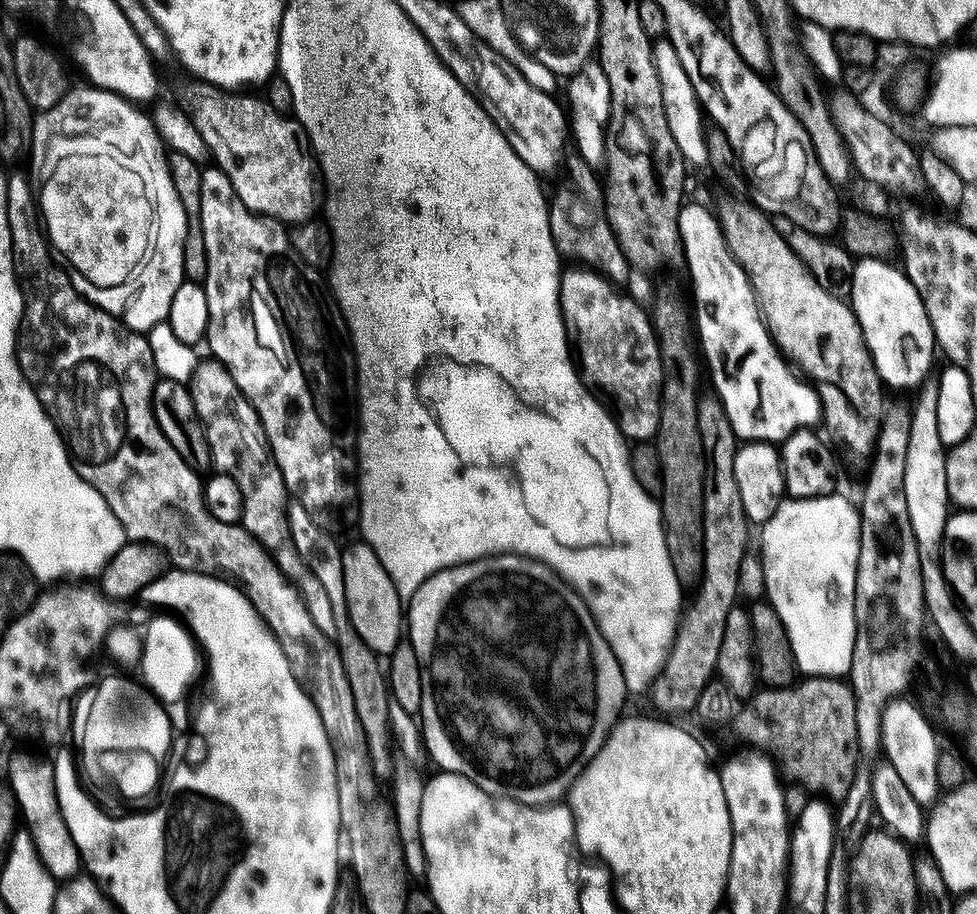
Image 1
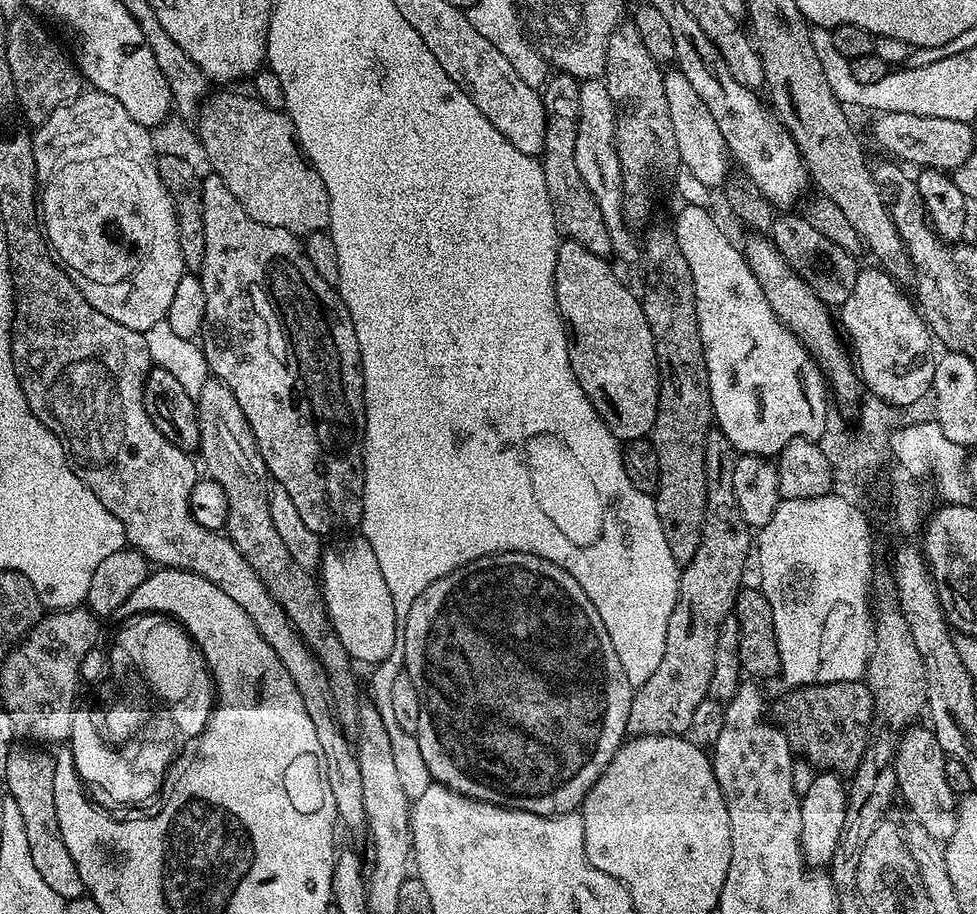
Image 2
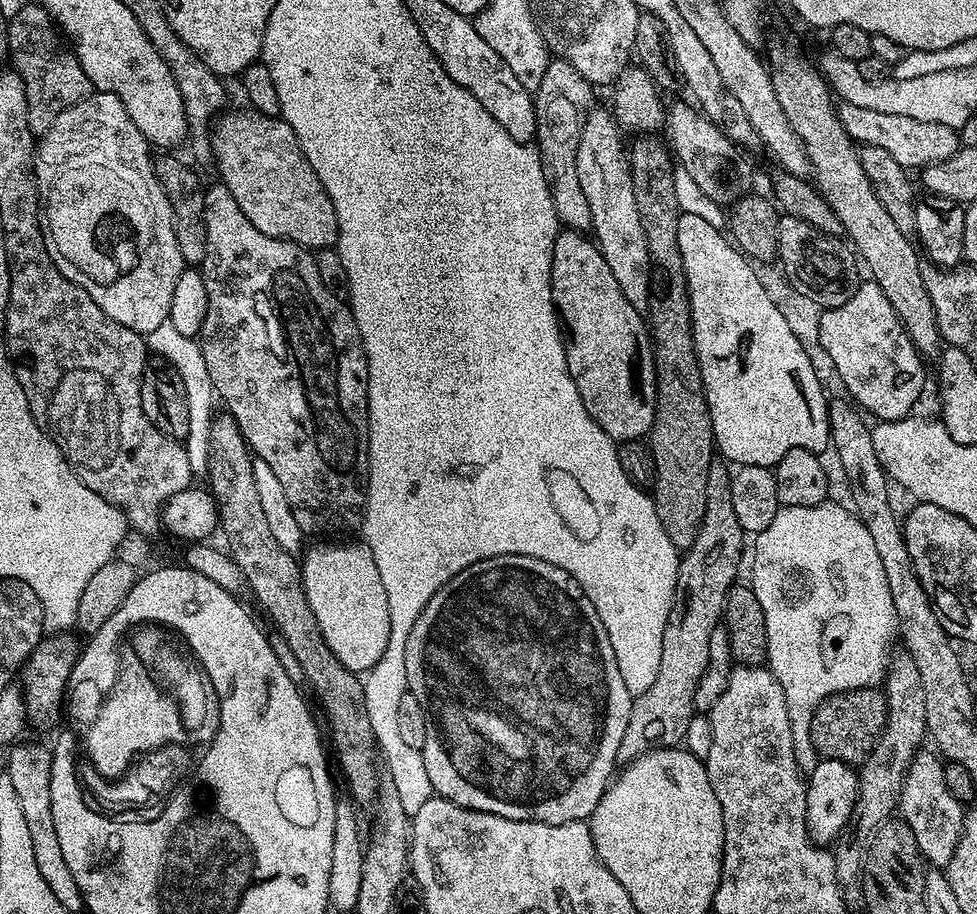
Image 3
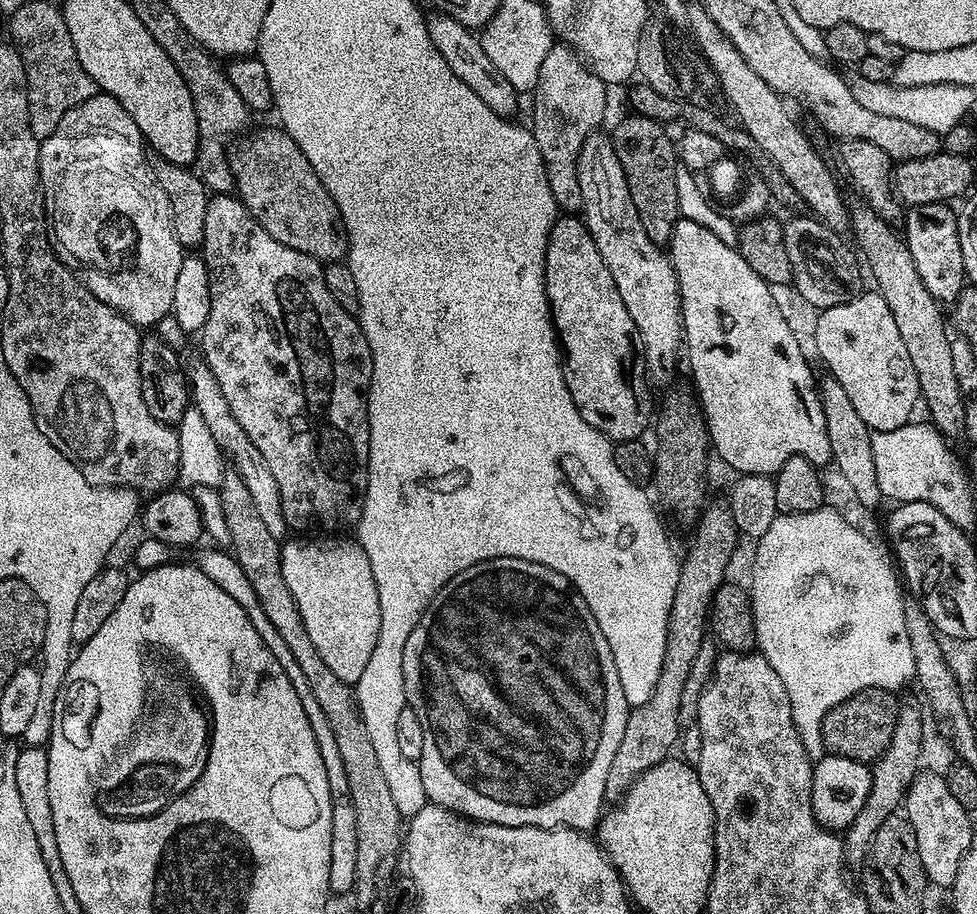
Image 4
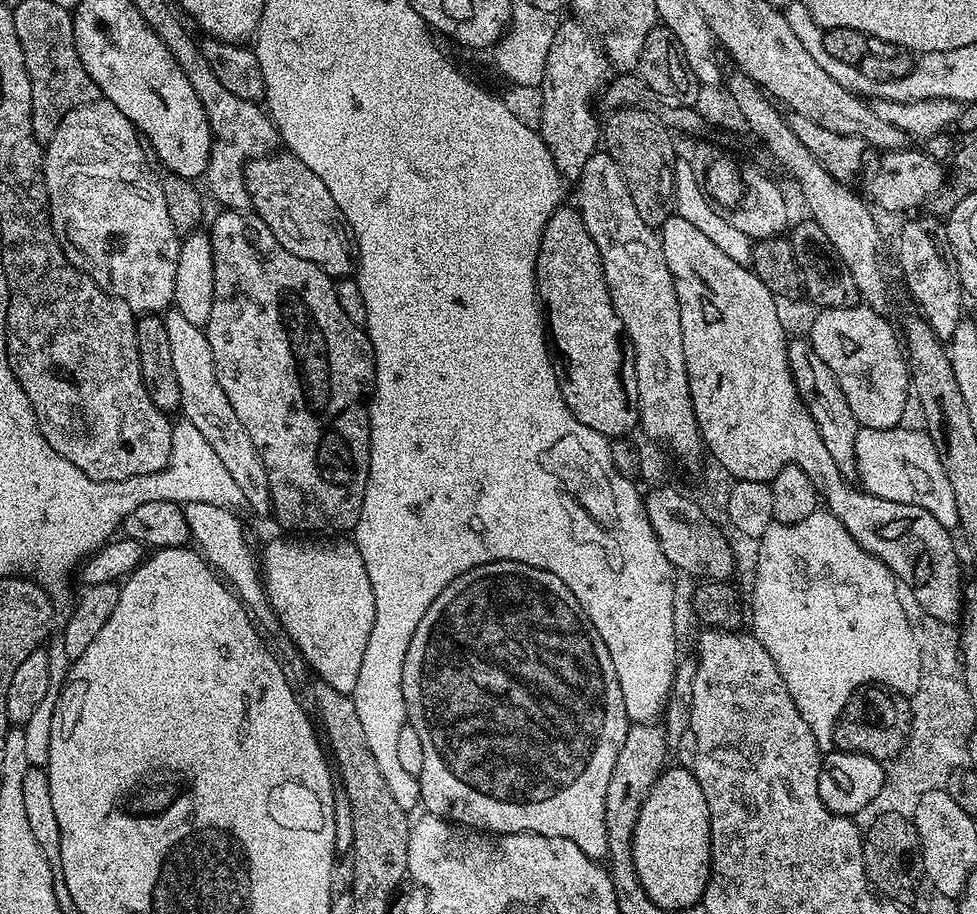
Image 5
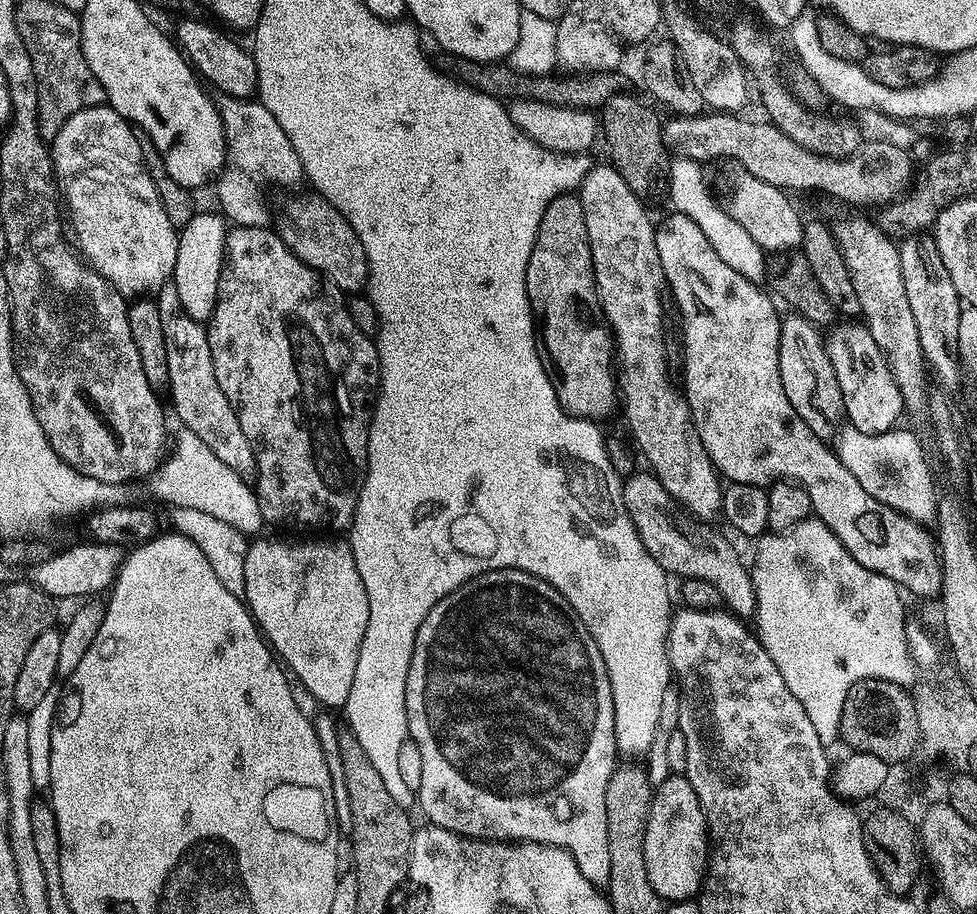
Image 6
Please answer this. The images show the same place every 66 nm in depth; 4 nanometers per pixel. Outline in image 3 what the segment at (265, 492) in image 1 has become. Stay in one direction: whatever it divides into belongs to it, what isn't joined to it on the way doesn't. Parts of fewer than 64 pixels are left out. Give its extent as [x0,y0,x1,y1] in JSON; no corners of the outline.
[206,452,382,805]

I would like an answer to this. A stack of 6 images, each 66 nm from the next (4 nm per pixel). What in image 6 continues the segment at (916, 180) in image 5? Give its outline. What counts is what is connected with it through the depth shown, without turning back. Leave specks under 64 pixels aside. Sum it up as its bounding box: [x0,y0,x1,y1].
[662,114,914,210]

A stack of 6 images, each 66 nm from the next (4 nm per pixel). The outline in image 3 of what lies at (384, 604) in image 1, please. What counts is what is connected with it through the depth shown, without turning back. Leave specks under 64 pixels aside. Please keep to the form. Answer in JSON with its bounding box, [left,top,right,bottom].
[300,542,390,674]

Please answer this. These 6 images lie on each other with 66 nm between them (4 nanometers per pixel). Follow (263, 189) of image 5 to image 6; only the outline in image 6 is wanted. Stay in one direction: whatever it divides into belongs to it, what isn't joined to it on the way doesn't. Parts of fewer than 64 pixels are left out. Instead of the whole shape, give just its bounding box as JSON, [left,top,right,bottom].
[274,194,368,294]

